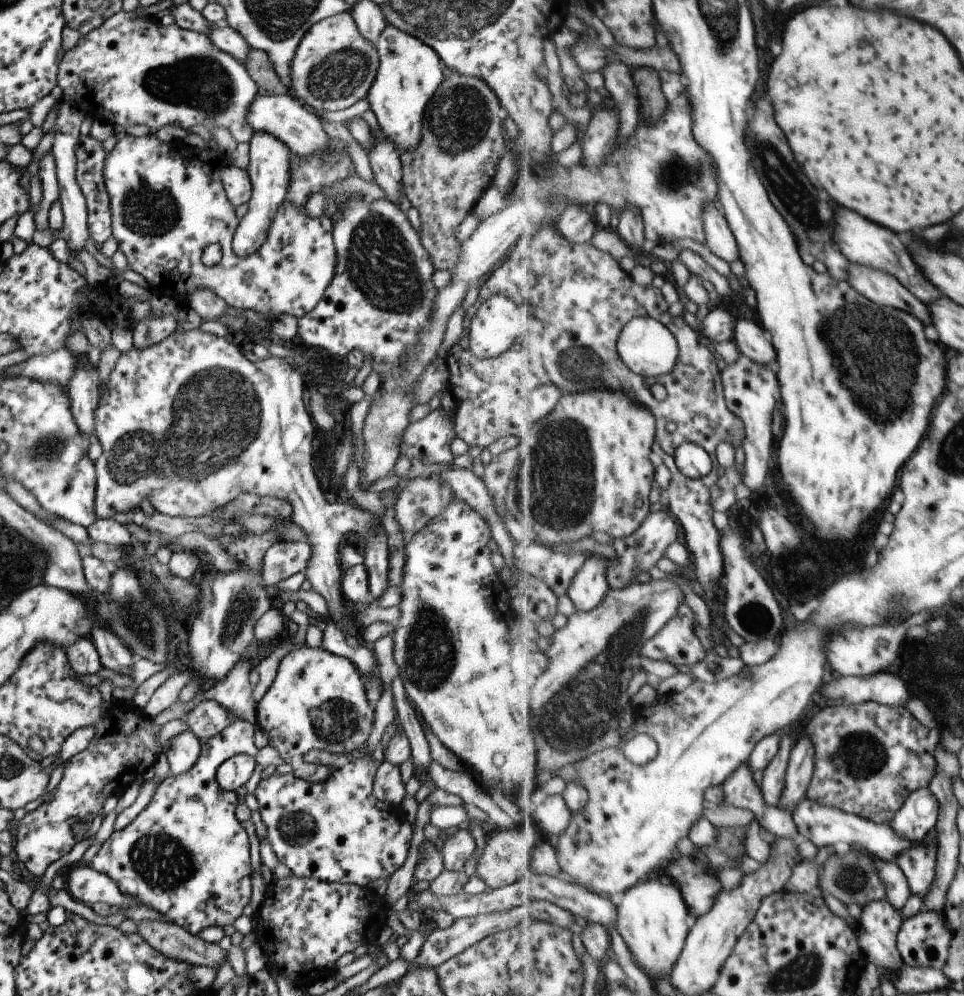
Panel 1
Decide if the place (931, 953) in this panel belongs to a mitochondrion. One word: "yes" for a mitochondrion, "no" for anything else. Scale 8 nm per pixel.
no

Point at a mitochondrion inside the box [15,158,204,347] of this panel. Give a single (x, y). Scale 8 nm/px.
(149, 211)

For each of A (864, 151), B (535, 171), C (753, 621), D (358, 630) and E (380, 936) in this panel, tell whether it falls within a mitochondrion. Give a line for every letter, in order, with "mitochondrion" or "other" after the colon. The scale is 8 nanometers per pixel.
A: other
B: other
C: mitochondrion
D: other
E: other

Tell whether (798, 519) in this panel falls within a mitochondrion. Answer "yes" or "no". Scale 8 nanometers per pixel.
no

